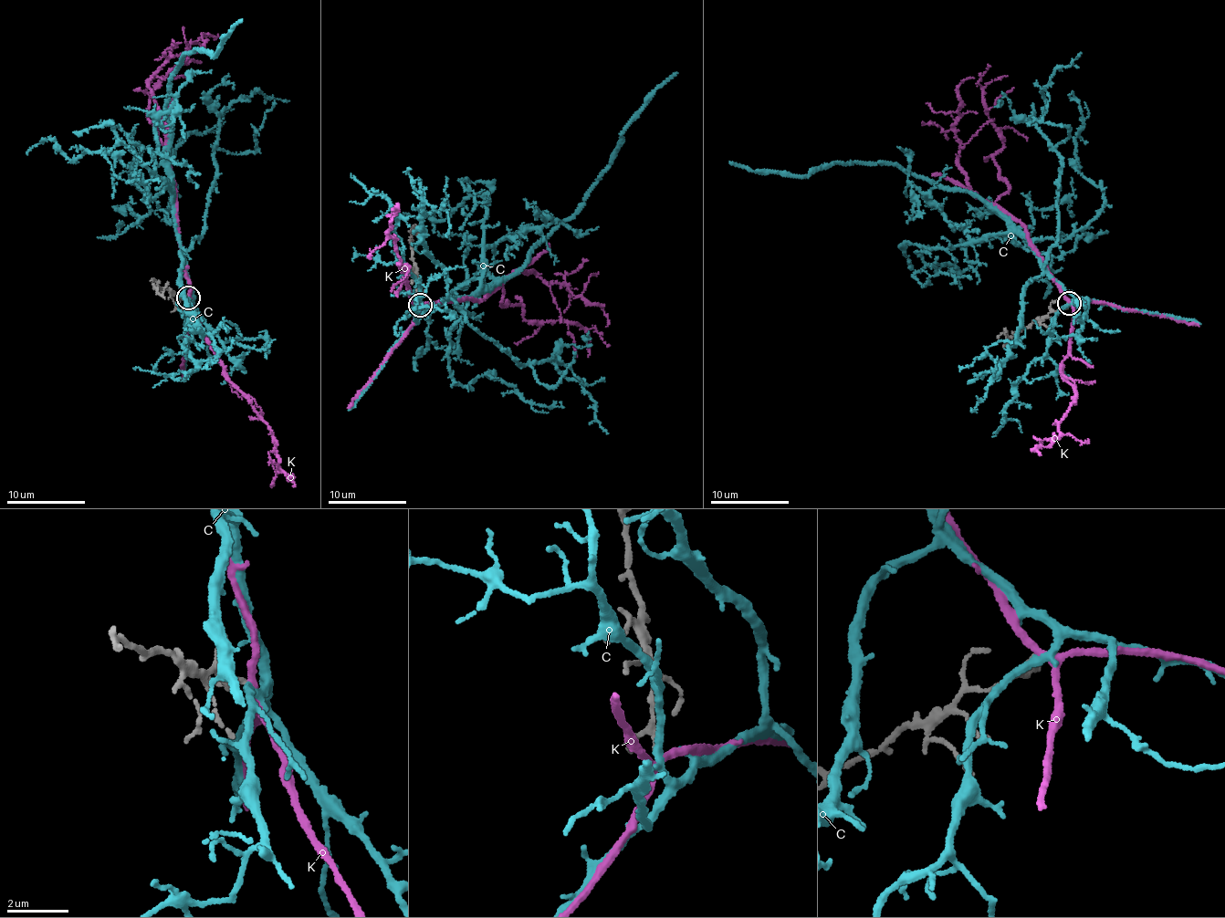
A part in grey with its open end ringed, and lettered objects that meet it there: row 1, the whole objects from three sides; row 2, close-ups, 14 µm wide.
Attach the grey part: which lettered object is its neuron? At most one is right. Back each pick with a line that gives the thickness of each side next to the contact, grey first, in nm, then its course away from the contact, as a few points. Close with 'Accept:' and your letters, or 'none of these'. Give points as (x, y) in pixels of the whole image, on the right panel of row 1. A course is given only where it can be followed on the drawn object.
Accept: none of these

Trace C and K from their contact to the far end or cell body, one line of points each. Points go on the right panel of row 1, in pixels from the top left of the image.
C: (1068, 303), (1074, 296), (1050, 274), (1032, 241), (966, 191), (898, 165), (832, 162), (803, 176), (729, 161)
K: (1068, 301), (1026, 225), (995, 203), (1009, 190), (993, 155), (1003, 145), (978, 84), (988, 64)

